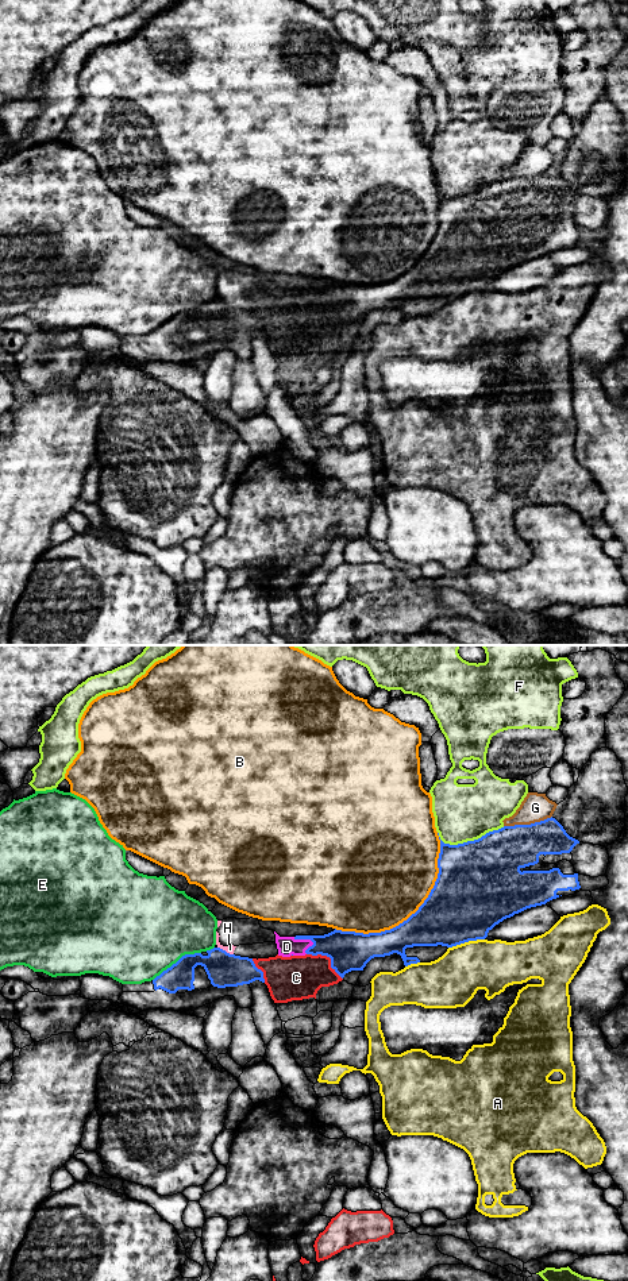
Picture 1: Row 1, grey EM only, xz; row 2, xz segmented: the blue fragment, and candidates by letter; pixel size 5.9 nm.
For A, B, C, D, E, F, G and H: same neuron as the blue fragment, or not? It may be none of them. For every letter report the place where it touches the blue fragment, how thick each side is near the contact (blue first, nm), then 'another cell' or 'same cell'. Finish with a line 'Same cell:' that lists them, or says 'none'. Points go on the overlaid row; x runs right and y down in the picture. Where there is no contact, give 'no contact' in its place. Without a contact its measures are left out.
A: meets blue in xz at (466, 941); 440 nm thick on the blue side, 320 nm on the other; another cell
B: meets blue in xz at (415, 913); 380 nm thick on the blue side, 480 nm on the other; another cell
C: meets blue in xz at (328, 956); 240 nm thick on the blue side, 260 nm on the other; another cell
D: meets blue in xz at (304, 938); 200 nm thick on the blue side, 120 nm on the other; another cell
E: meets blue in xz at (177, 961); 180 nm thick on the blue side, 500 nm on the other; another cell
F: meets blue in xz at (470, 841); 500 nm thick on the blue side, 340 nm on the other; another cell
G: meets blue in xz at (527, 825); 300 nm thick on the blue side, 170 nm on the other; another cell
H: meets blue in xz at (224, 950); 200 nm thick on the blue side, 50 nm on the other; another cell
Same cell: none

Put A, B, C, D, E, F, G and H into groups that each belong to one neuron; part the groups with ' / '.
A / B / C D H / E / F / G

